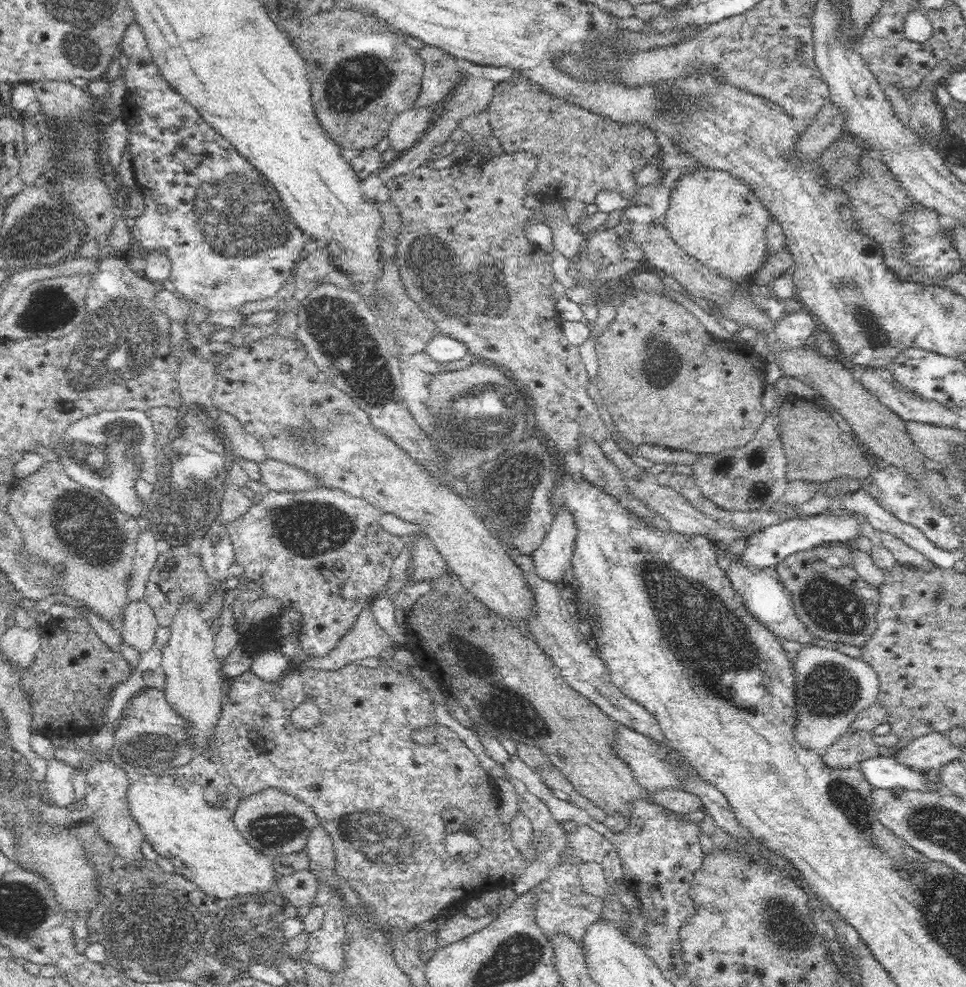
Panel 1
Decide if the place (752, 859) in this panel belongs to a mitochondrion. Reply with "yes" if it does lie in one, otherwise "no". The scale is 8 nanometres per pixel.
no

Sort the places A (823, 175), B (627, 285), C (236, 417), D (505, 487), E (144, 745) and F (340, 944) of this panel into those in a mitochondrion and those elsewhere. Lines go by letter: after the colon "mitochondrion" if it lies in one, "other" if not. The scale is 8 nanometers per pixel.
A: other
B: other
C: other
D: mitochondrion
E: mitochondrion
F: other

